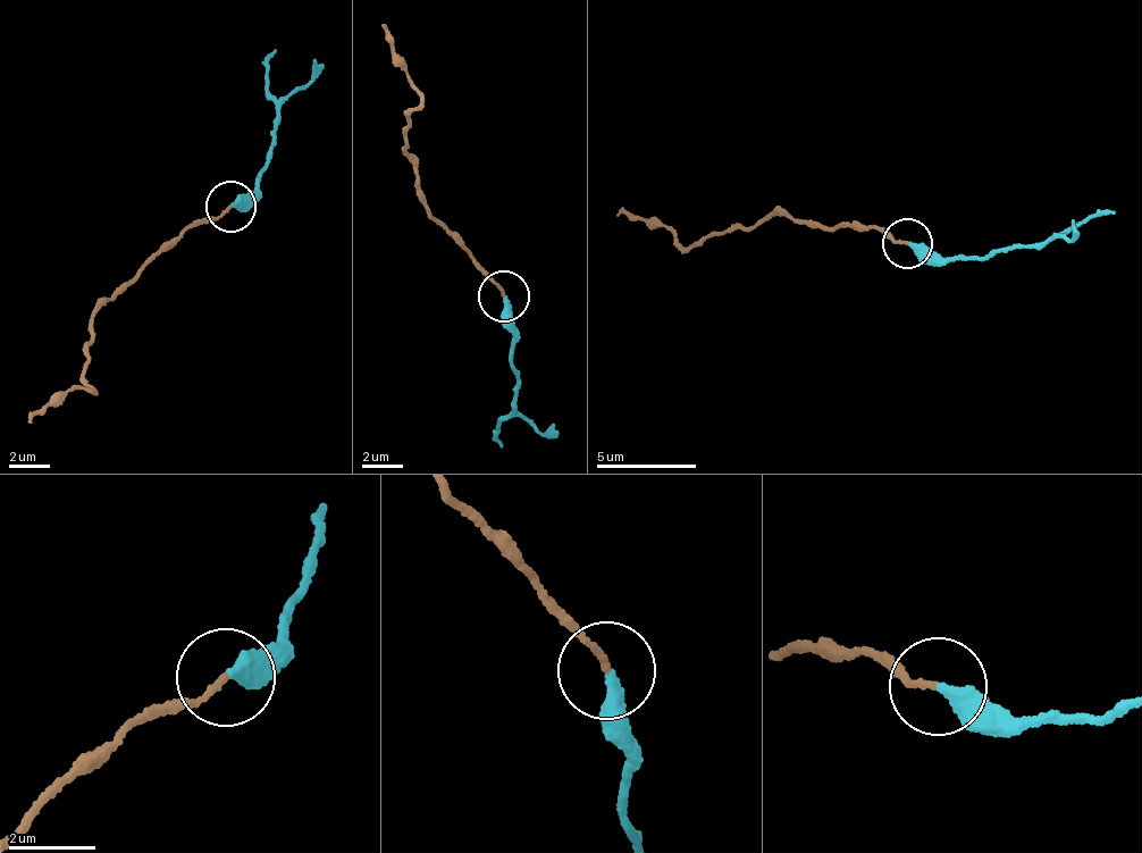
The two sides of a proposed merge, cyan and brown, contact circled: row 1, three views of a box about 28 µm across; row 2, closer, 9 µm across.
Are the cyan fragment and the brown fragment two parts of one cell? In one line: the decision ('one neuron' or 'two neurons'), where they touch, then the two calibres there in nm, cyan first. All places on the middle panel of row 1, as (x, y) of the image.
two neurons; place (503, 295); calibres 360 and 150 nm

